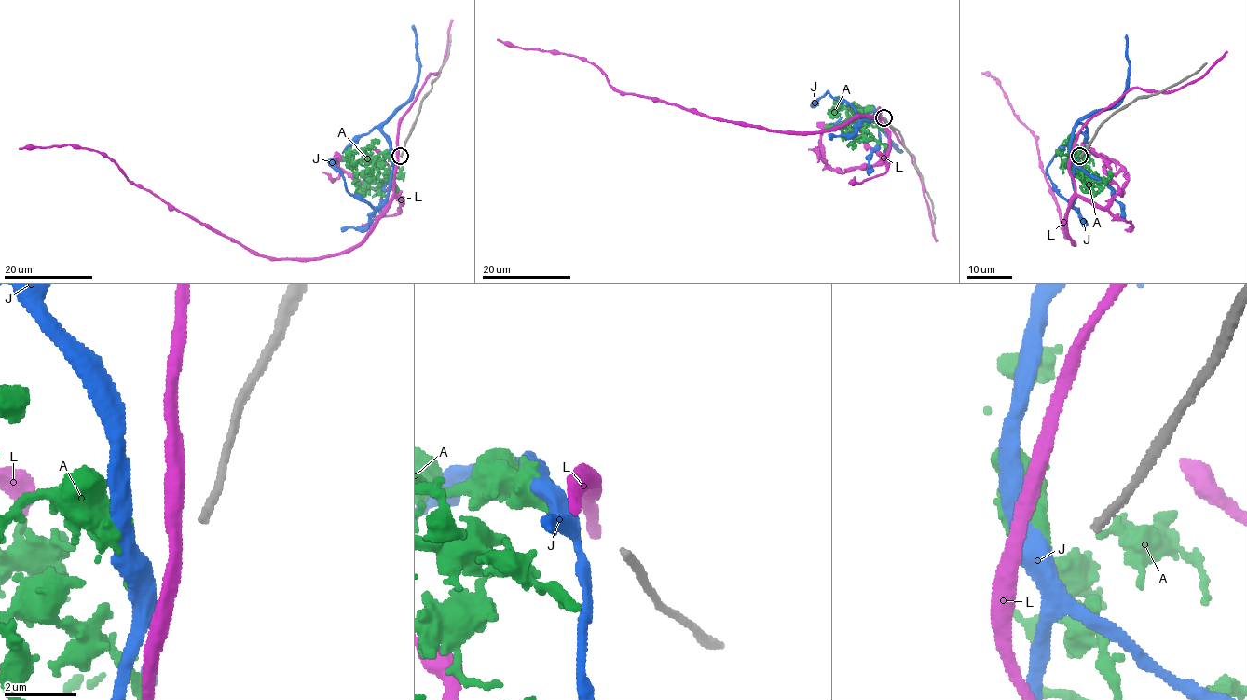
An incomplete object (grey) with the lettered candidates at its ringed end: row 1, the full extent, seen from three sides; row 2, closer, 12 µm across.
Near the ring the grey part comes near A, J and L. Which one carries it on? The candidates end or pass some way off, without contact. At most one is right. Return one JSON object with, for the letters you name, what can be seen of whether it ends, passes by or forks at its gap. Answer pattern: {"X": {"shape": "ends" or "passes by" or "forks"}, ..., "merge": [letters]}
{"merge": []}

